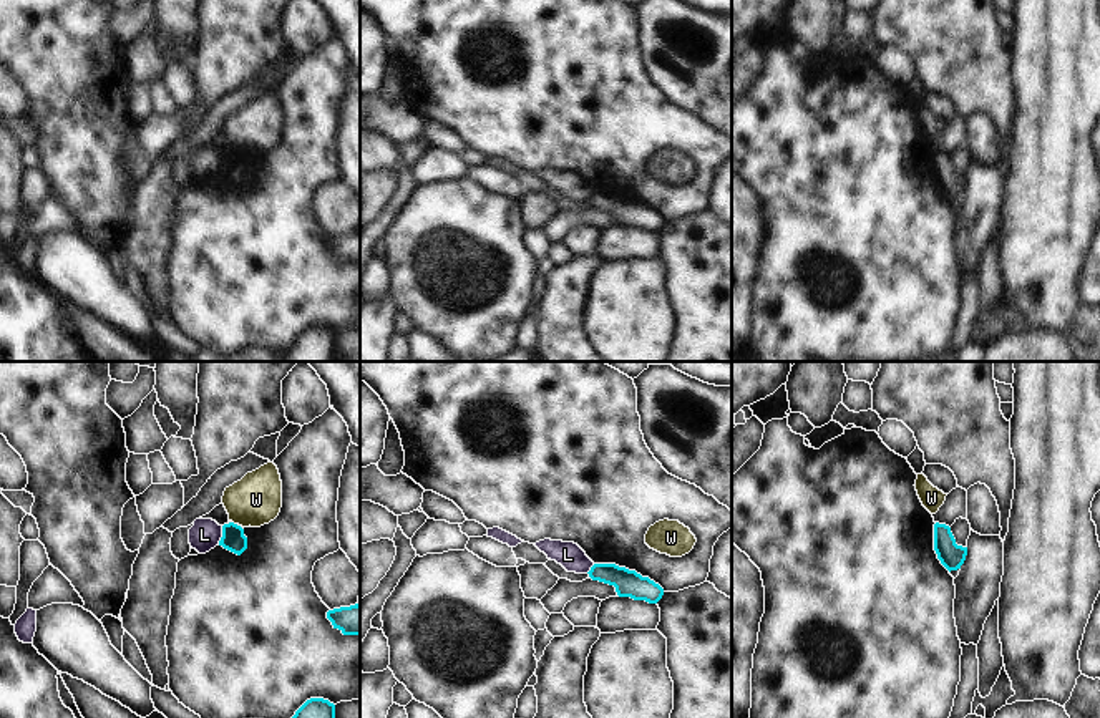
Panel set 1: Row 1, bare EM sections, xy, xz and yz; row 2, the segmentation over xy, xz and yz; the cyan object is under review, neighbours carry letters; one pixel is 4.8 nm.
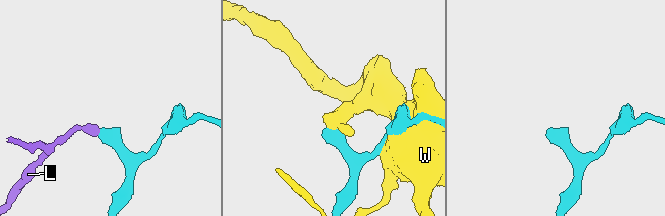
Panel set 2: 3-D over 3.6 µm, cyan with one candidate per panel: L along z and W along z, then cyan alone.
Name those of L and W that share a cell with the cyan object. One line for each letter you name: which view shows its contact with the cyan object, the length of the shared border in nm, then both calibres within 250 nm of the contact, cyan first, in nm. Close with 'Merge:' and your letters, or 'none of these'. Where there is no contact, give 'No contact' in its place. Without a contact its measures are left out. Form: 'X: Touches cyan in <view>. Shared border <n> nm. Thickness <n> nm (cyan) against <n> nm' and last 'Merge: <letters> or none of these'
Merge: none of these

